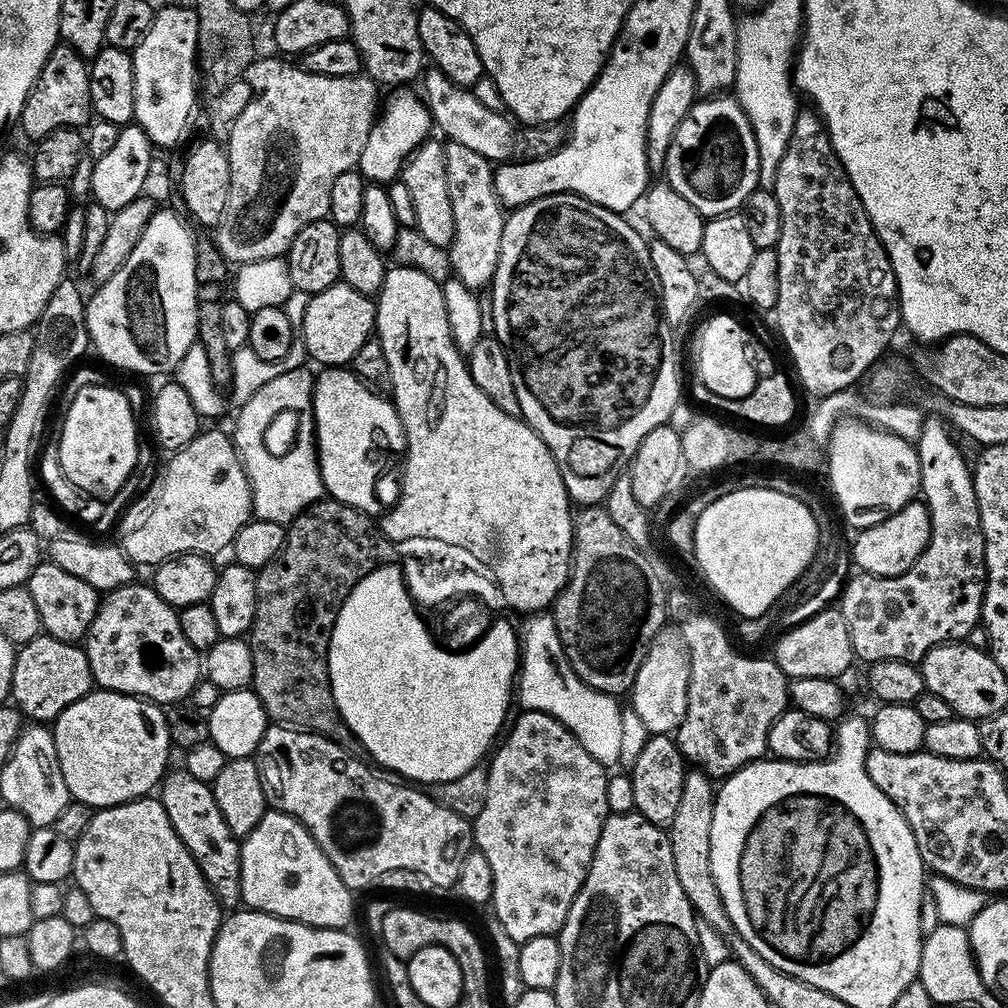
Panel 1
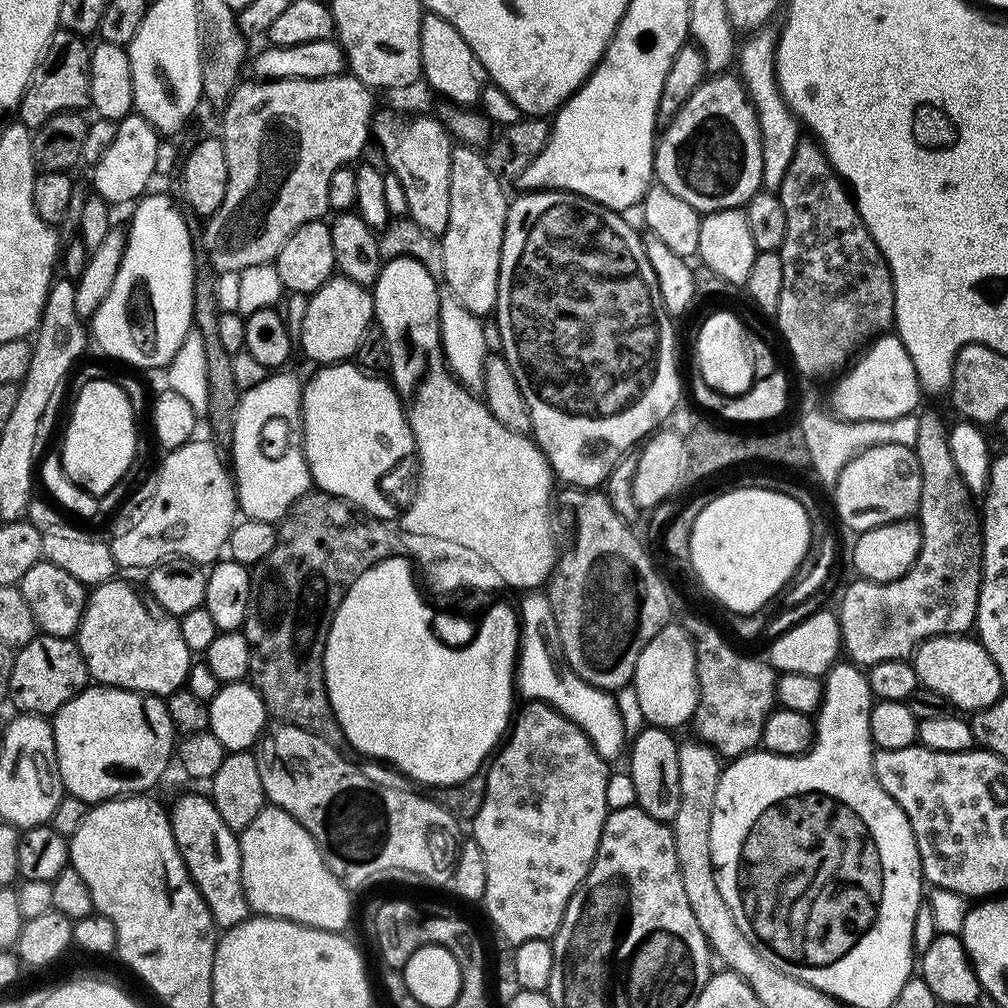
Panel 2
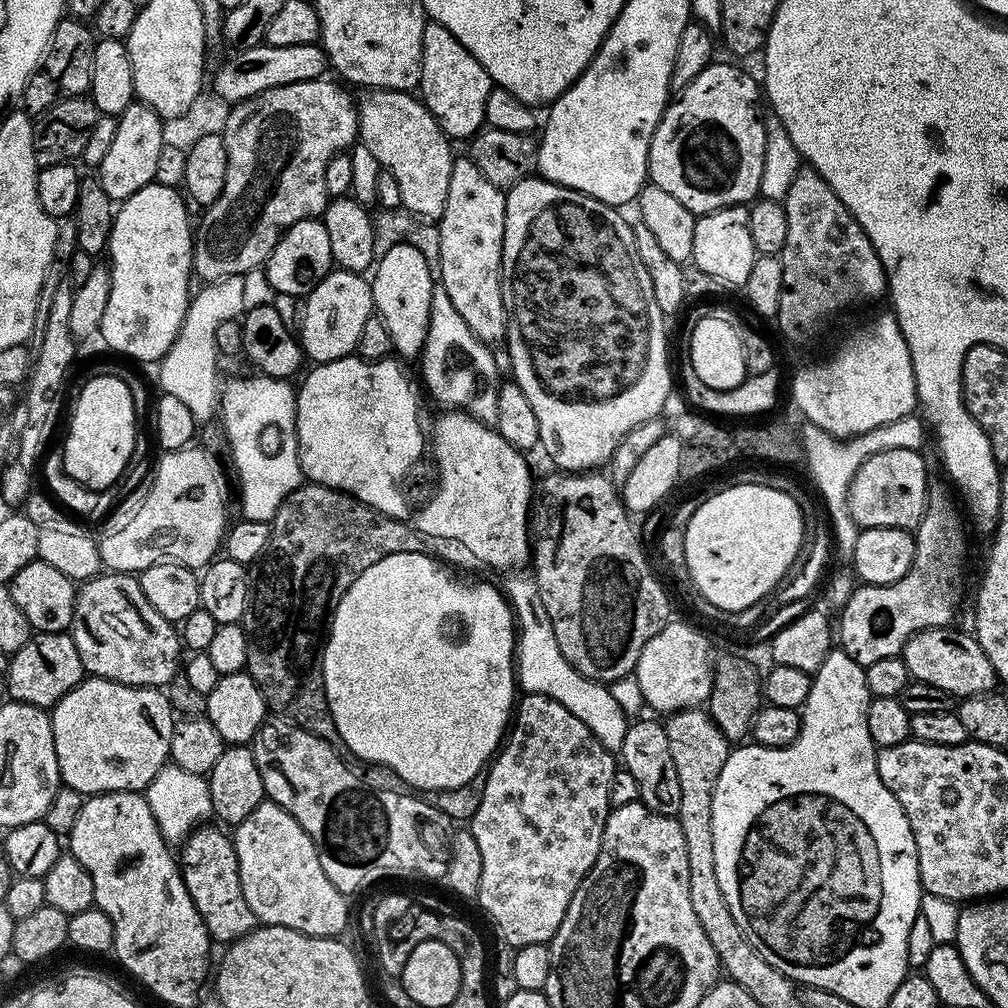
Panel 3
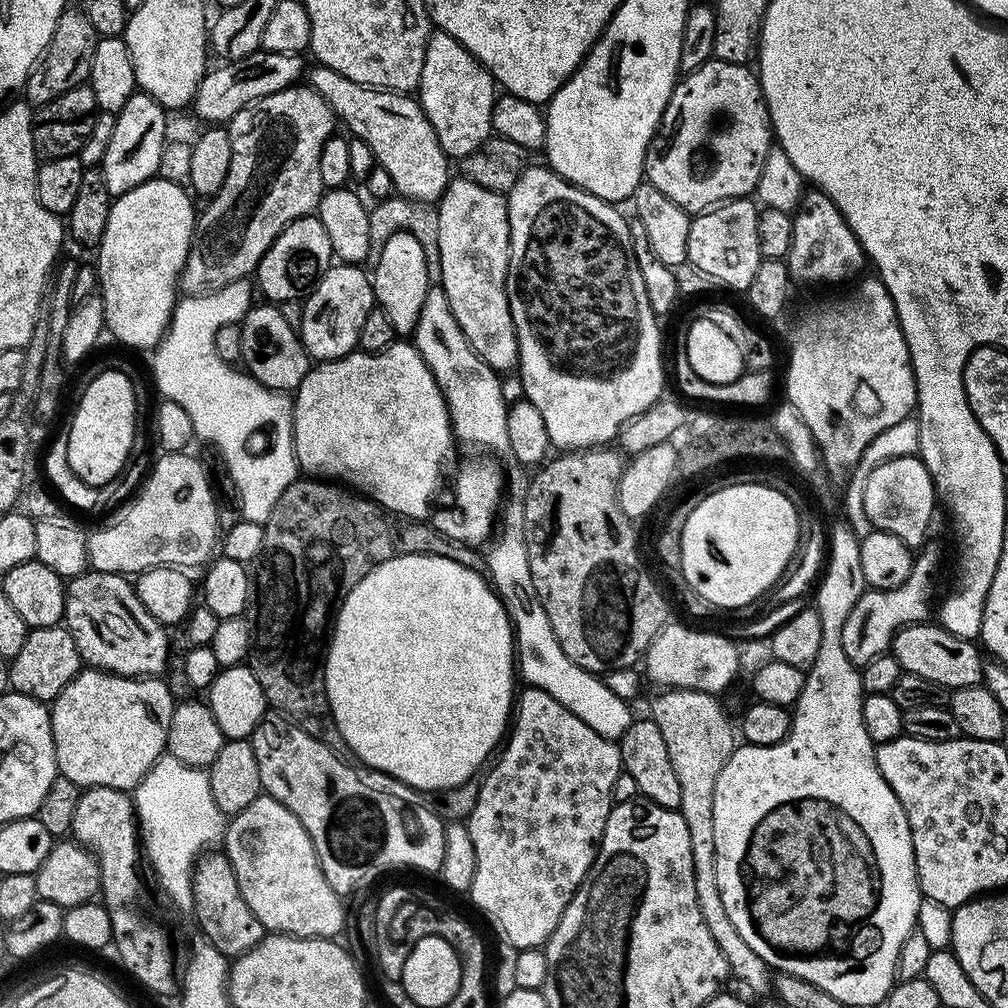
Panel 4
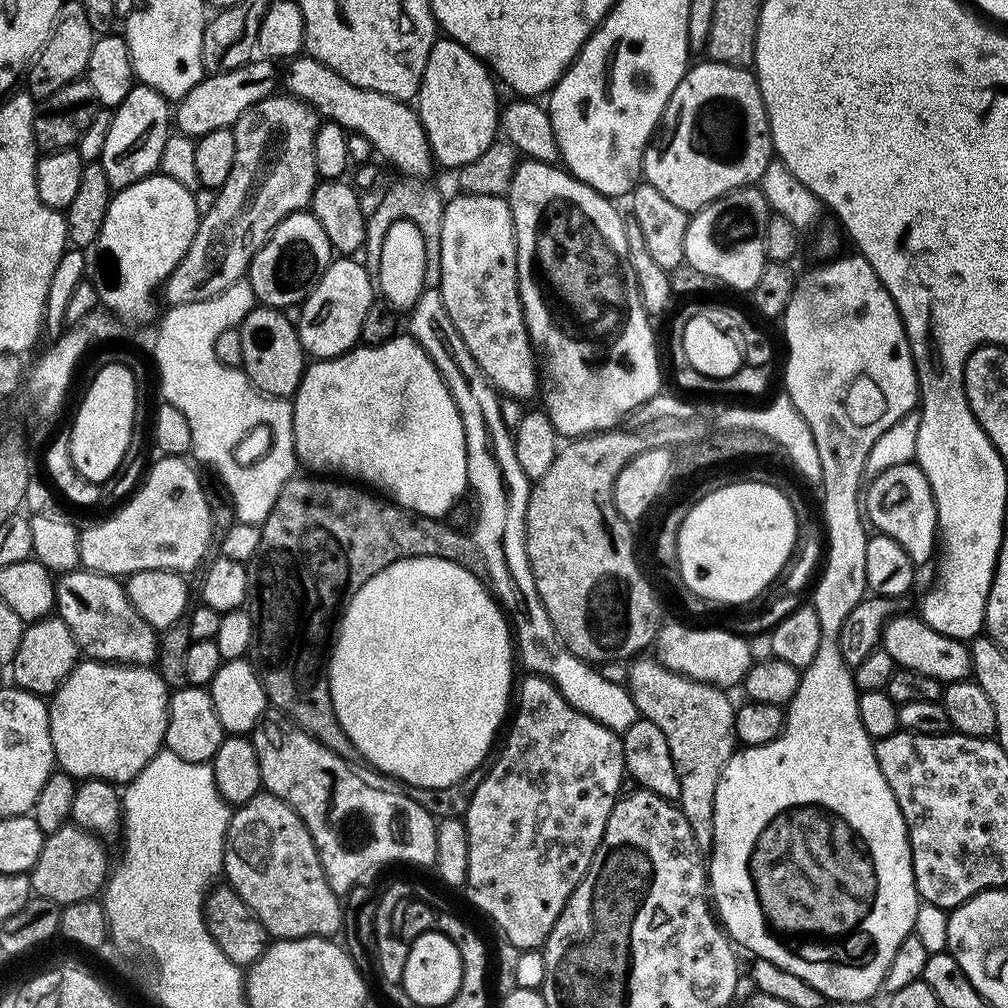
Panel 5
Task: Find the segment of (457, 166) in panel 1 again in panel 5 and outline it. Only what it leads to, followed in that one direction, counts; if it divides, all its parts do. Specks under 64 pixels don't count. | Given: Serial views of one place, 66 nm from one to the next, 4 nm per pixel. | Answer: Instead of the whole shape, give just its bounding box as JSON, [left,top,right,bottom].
[441,194,538,402]

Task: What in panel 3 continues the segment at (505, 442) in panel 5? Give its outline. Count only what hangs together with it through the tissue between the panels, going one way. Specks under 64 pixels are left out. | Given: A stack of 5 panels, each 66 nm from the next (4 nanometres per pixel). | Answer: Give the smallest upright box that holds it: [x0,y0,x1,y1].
[418,282,630,750]

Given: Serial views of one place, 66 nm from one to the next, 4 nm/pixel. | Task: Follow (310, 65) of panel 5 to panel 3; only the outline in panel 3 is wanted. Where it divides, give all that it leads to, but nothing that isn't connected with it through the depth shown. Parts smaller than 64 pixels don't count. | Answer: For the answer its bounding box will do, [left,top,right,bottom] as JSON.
[356,88,453,221]

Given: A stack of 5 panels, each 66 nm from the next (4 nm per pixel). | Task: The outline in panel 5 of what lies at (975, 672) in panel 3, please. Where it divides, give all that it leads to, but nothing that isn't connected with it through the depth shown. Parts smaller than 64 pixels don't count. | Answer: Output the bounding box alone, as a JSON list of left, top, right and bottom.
[882,615,972,682]

